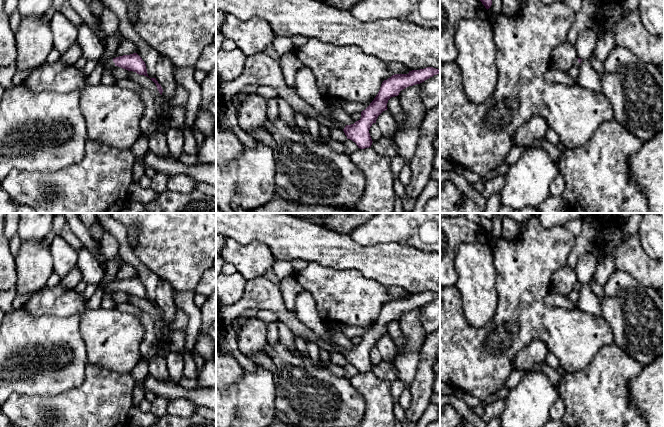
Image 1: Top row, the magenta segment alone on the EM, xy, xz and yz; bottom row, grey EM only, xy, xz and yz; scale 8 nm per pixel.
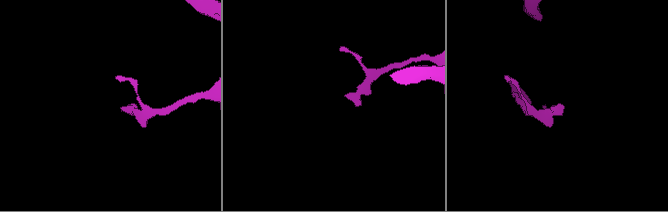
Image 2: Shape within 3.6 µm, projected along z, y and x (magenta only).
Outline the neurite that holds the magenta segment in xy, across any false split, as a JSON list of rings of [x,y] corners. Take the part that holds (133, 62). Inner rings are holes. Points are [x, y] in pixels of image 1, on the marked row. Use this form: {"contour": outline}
{"contour": [[[137,53],[119,56],[102,62],[104,64],[105,69],[108,67],[118,66],[128,71],[136,72],[139,75],[149,77],[147,74],[145,62]]]}

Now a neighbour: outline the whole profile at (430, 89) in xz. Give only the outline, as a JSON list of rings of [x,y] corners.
[[[440,74],[420,83],[421,100],[426,111],[440,104]]]

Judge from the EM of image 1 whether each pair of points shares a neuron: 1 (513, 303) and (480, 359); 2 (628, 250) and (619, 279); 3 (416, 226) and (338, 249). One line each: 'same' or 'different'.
1: same
2: different
3: different

